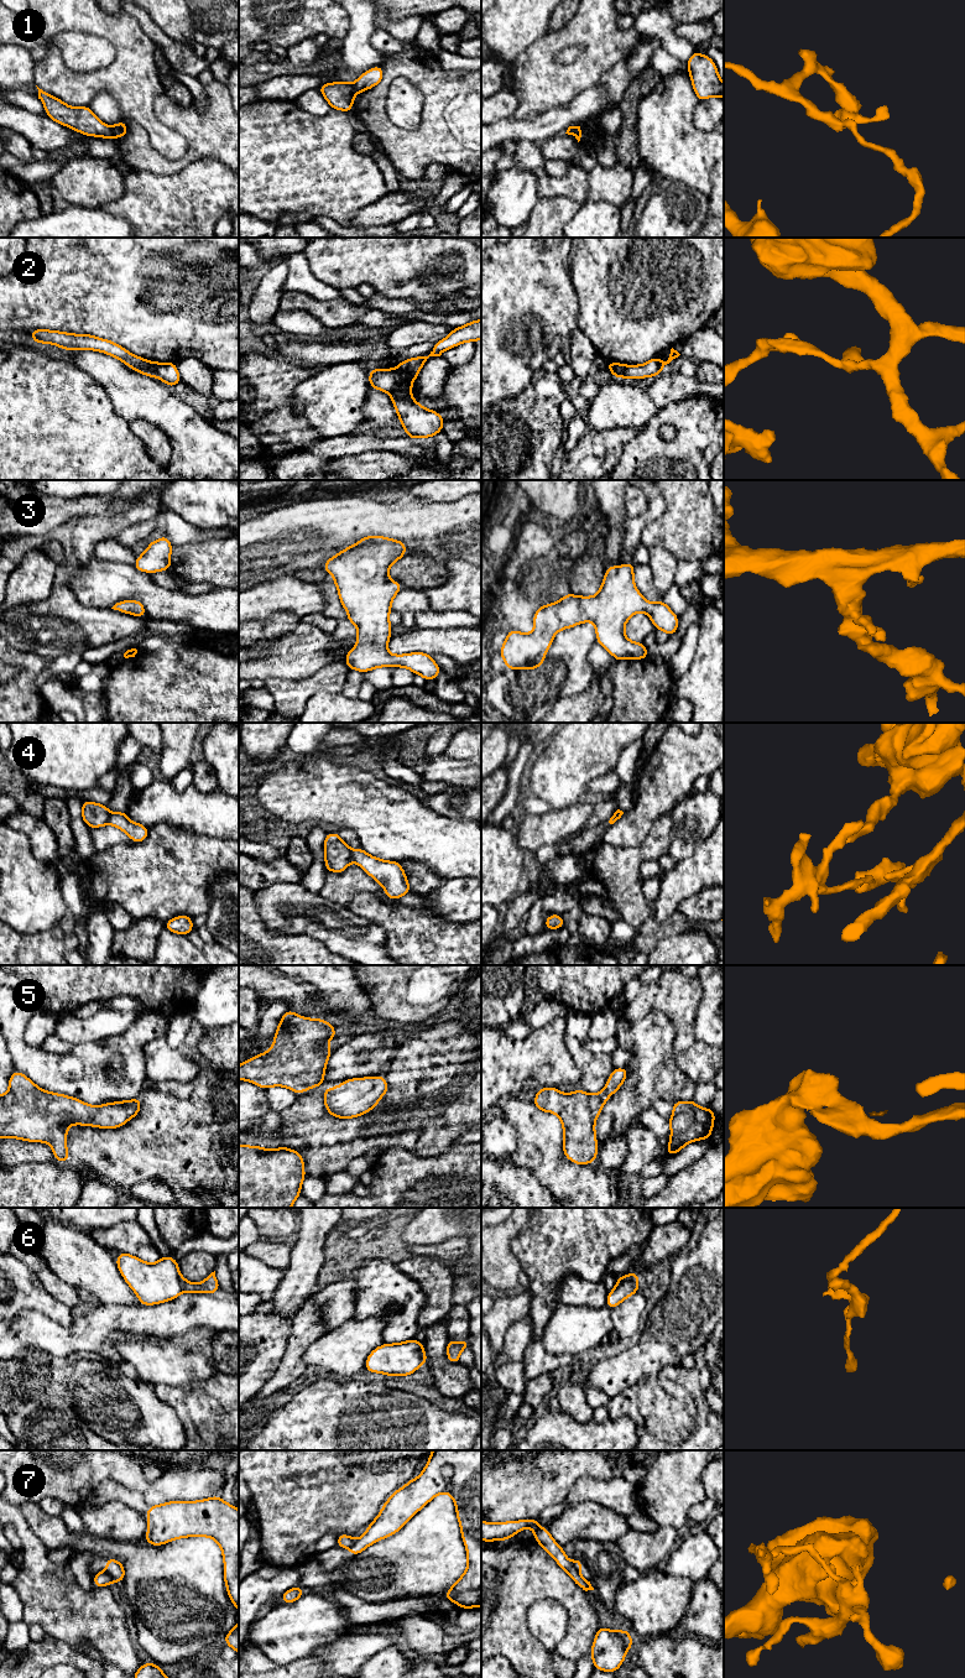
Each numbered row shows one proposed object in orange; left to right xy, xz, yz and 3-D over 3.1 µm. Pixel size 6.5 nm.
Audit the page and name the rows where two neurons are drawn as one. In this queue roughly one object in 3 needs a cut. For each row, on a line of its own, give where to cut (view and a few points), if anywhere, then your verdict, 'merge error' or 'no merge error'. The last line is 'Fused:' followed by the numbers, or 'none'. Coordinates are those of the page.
1: cut in xy along (111, 126), (115, 136); merge error
2: cut in xz along (397, 369), (400, 382), (390, 394); merge error
3: no cut; no merge error
4: cut in xz along (350, 850), (353, 860); merge error
5: no cut; no merge error
6: cut in xy along (180, 1276), (183, 1291); merge error
7: cut in xy along (105, 1570), (113, 1580); merge error
Fused: 1, 2, 4, 6, 7

